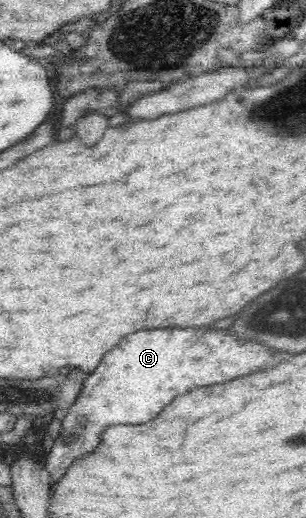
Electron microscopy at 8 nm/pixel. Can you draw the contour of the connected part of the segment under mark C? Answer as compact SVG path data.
M213 326L149 328L125 336L84 379L81 394L62 420L59 434L46 447L43 456L51 474L51 486L65 476L73 460L99 446L99 436L109 426L149 422L179 394L189 392L193 386L209 386L247 376L277 354L279 352L265 348L255 340L245 340L229 330L217 330Z

